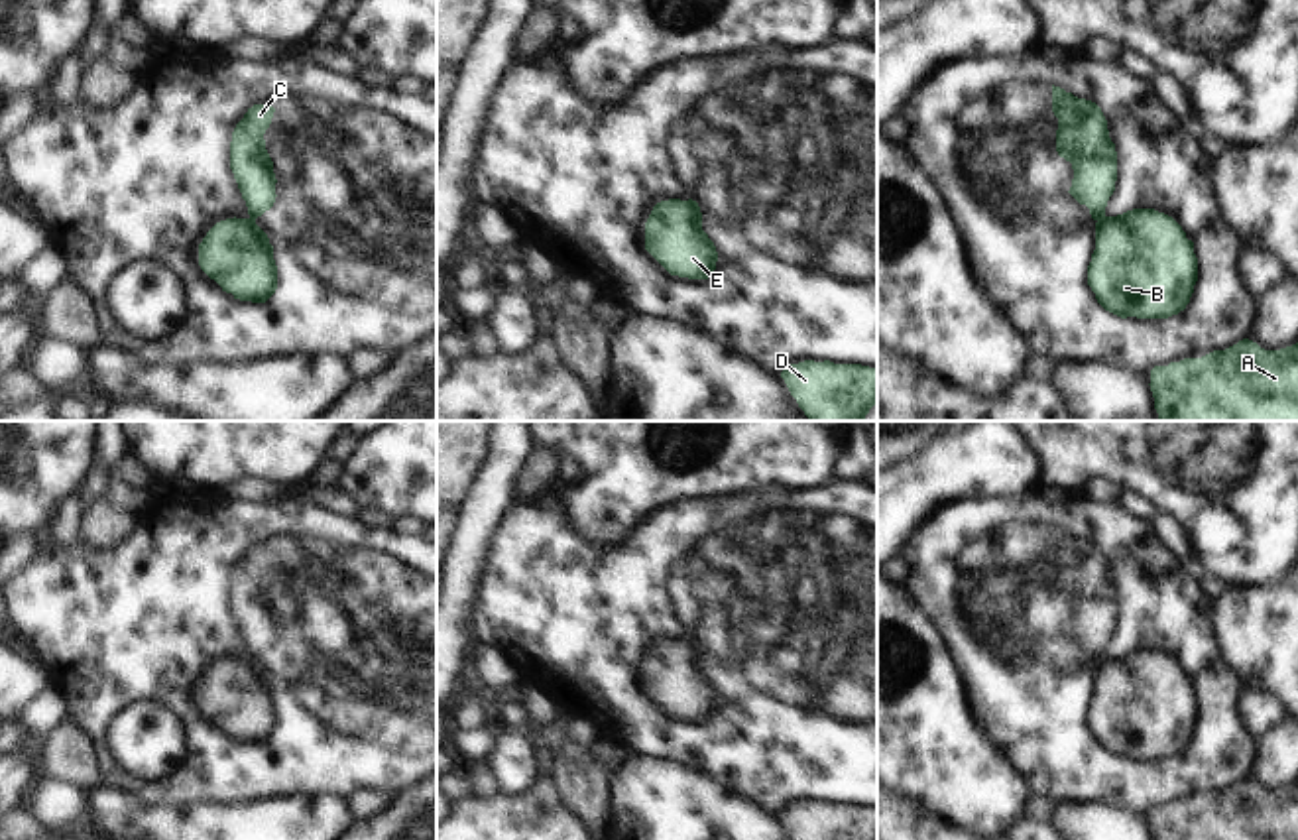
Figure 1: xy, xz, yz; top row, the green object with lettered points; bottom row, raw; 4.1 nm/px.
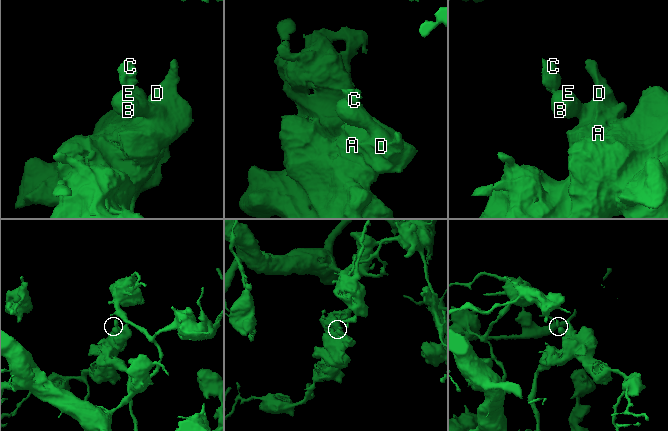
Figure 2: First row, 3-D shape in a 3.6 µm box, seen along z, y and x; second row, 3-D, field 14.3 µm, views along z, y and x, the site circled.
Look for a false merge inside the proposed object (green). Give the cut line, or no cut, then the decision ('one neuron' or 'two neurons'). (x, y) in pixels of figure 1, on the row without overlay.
cut in yz along (1104, 656), (1098, 661); two neurons

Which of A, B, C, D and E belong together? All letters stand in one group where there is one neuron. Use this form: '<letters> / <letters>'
A B D E / C

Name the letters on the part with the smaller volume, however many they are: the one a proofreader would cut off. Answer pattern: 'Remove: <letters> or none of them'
Remove: C

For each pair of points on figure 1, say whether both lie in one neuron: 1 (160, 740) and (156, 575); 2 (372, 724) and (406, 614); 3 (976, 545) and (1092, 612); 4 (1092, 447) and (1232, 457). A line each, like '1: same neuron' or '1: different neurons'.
1: different neurons
2: same neuron
3: same neuron
4: same neuron

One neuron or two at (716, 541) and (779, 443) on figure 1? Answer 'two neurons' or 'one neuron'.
two neurons

